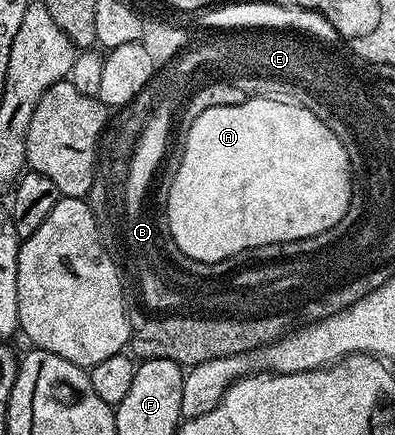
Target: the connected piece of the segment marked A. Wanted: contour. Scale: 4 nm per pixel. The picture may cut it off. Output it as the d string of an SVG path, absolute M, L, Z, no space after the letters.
M244 98L238 106L217 106L193 120L169 190L169 232L183 254L204 263L228 260L249 248L310 238L346 214L350 179L342 142L310 110L277 99Z

